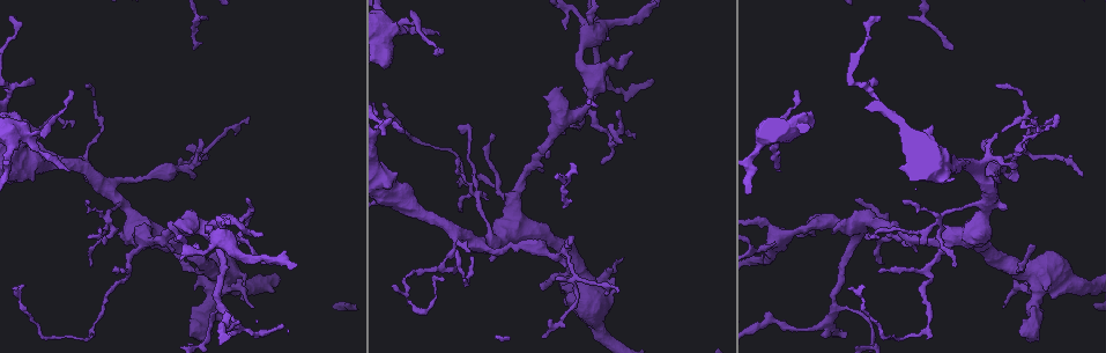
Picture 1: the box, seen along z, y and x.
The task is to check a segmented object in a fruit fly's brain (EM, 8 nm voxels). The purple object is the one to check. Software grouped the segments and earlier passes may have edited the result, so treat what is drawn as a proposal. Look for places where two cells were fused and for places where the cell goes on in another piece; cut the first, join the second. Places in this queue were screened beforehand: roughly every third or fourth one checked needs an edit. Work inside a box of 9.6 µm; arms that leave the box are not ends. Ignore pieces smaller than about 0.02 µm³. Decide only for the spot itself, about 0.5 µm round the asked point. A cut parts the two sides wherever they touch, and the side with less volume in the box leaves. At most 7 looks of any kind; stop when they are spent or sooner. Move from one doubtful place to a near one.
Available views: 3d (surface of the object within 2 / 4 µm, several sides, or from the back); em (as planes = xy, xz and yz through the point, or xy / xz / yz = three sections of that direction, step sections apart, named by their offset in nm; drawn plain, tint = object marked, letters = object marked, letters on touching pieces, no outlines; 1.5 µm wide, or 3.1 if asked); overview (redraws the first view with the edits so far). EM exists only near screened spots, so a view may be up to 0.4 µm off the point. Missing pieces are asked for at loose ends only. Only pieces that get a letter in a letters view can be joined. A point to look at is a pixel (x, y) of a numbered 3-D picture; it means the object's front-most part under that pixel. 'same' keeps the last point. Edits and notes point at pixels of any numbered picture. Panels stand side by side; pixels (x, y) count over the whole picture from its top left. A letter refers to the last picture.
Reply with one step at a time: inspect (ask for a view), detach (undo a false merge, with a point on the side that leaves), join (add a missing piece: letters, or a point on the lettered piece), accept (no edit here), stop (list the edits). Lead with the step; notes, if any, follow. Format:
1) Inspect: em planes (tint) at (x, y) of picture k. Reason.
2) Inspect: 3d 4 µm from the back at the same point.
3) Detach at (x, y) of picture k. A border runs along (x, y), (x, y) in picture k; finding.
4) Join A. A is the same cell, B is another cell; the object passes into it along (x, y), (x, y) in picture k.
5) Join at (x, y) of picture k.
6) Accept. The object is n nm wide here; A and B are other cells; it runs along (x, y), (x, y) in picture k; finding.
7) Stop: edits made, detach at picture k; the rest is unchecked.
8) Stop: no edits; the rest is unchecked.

Inspect: em planes (letters) at (69, 169) of picture 1. Branch stops here.

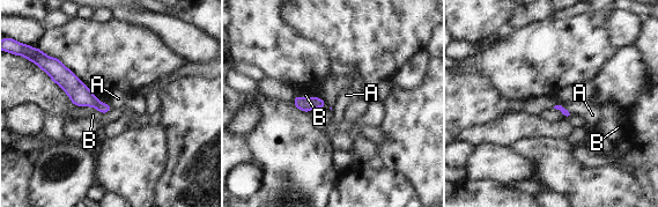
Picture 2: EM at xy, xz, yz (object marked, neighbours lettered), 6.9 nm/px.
Accept. A and B are other cells; it runs along (52, 69), (82, 96), (106, 108) in picture 2; none of them fits.

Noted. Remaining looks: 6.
Inspect: 3d 4 µm at (1036, 117) of picture 1. Tapers out.

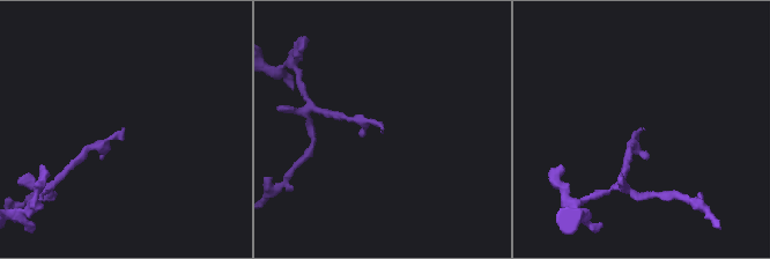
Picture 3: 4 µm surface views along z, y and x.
Inspect: em xy step 8 (tint) at (123, 130) of picture 3. Now the EM.

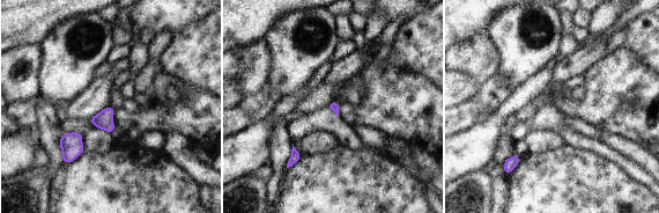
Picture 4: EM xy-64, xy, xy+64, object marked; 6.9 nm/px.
Inspect: em xy step 8 (letters) at the same point.

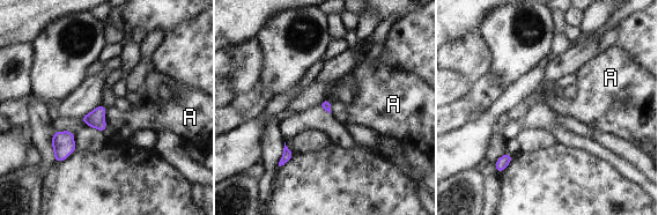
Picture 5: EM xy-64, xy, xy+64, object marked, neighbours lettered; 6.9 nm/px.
Accept. A is another cell; a border runs along (106, 109), (105, 127) in picture 5; none of them fits.

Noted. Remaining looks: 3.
Inspect: em xz step 4 (tint) at (1082, 175) of picture 1. Thin end.

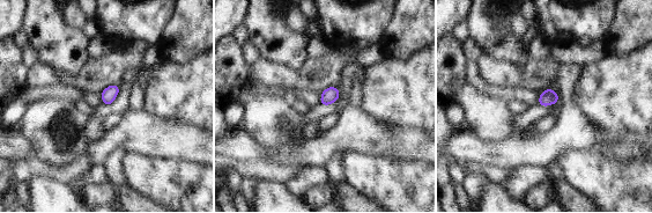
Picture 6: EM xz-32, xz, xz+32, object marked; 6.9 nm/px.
Inspect: em planes (letters) at the same point.

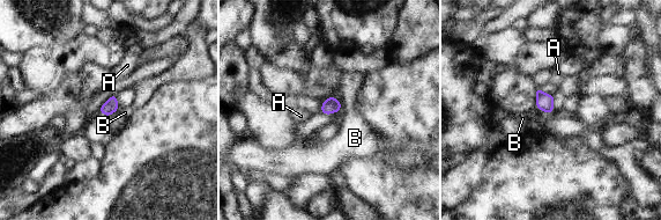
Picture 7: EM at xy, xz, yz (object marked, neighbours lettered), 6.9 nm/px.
Accept. A and B are other cells; a border runs along (341, 101), (339, 111) in picture 7; no lettered piece goes on from it.

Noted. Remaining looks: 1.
Stop: no edits; the rest is unchecked.

